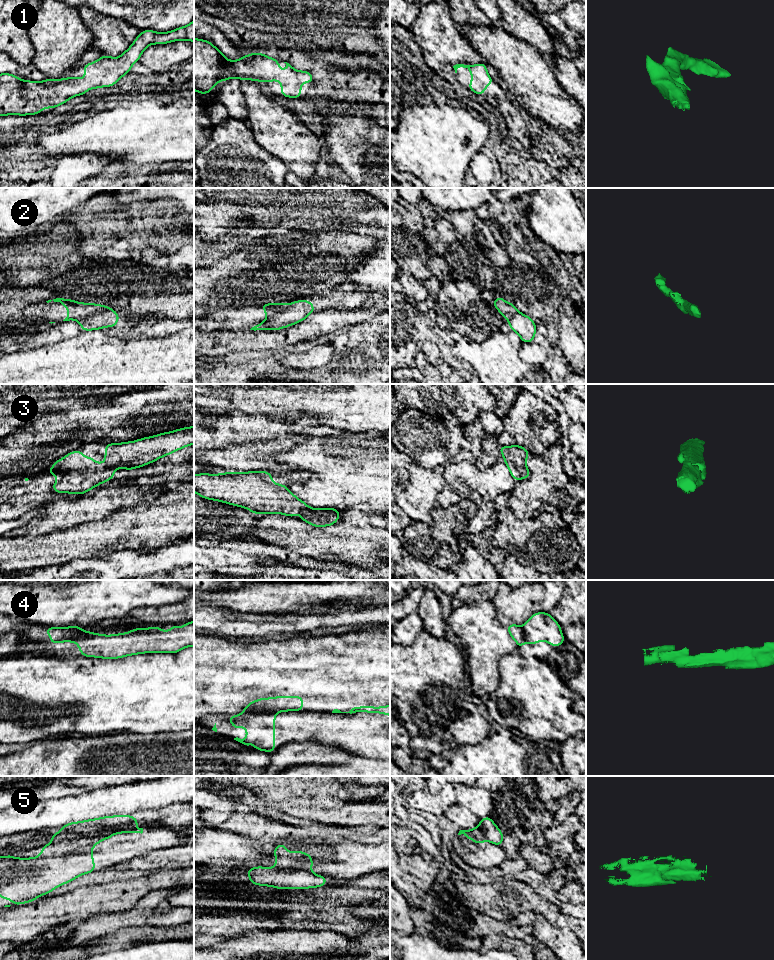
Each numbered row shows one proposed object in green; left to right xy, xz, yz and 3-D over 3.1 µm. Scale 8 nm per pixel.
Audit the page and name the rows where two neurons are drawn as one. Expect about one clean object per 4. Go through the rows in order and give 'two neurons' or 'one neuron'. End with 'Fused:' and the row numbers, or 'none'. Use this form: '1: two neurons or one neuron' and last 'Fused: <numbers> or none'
1: one neuron
2: two neurons
3: one neuron
4: two neurons
5: two neurons
Fused: 2, 4, 5

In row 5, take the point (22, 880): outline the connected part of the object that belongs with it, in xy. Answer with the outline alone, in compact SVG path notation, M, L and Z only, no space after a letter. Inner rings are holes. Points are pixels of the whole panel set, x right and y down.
M143 828L115 831L106 836L84 836L75 840L62 840L42 847L42 852L34 858L14 858L11 855L0 857L0 898L11 899L13 905L36 900L55 888L69 883L75 878L95 871L91 850L104 839L117 833L143 833Z

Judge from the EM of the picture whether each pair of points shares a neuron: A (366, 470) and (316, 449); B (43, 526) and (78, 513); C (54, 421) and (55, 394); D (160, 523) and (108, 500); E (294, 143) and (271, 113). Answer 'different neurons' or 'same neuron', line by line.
A: same neuron
B: same neuron
C: different neurons
D: different neurons
E: same neuron

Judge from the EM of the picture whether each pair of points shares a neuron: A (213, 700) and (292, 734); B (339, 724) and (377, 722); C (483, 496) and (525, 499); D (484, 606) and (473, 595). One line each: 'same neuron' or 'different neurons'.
A: different neurons
B: same neuron
C: different neurons
D: different neurons

